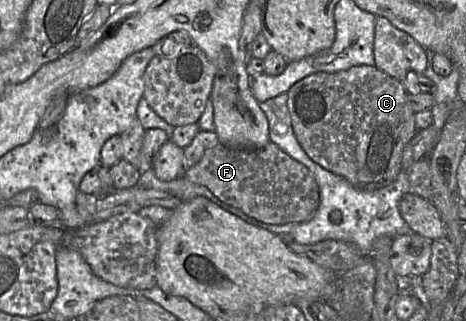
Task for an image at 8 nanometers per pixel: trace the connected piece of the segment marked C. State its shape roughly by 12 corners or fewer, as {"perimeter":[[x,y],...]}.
{"perimeter":[[375,66],[287,95],[314,162],[363,191],[402,172],[407,91]]}

